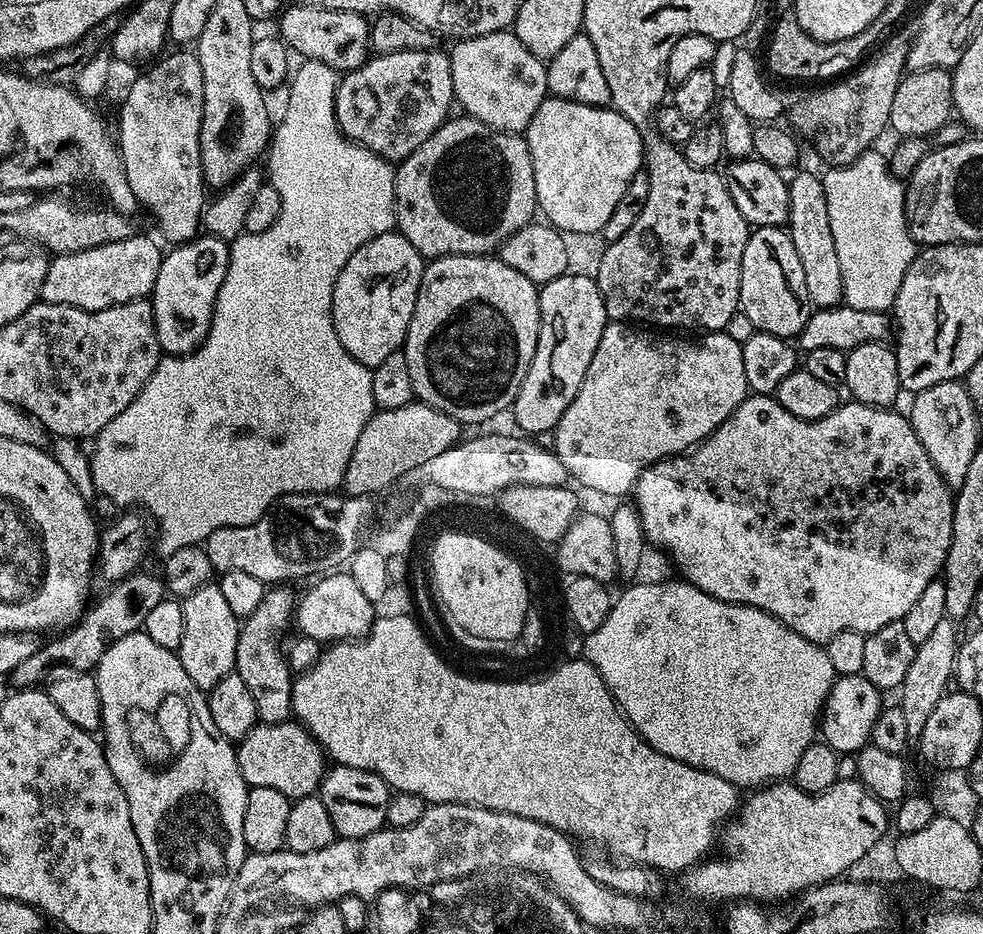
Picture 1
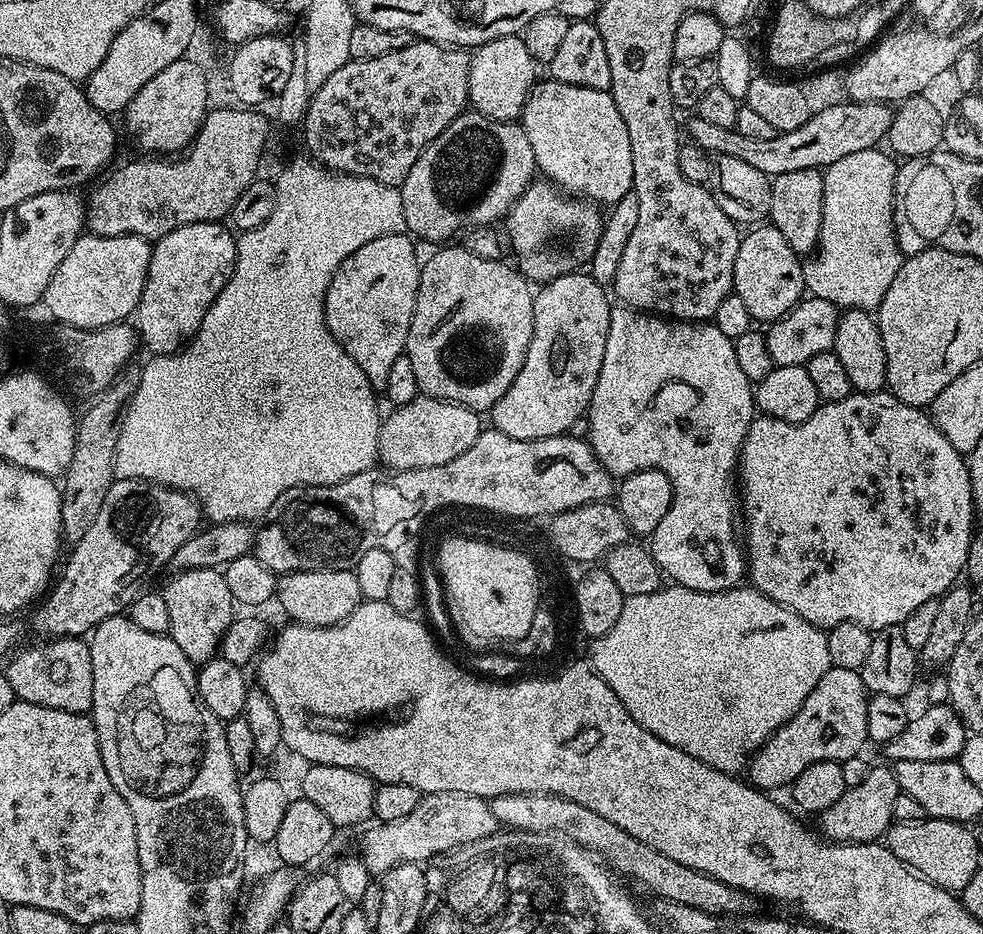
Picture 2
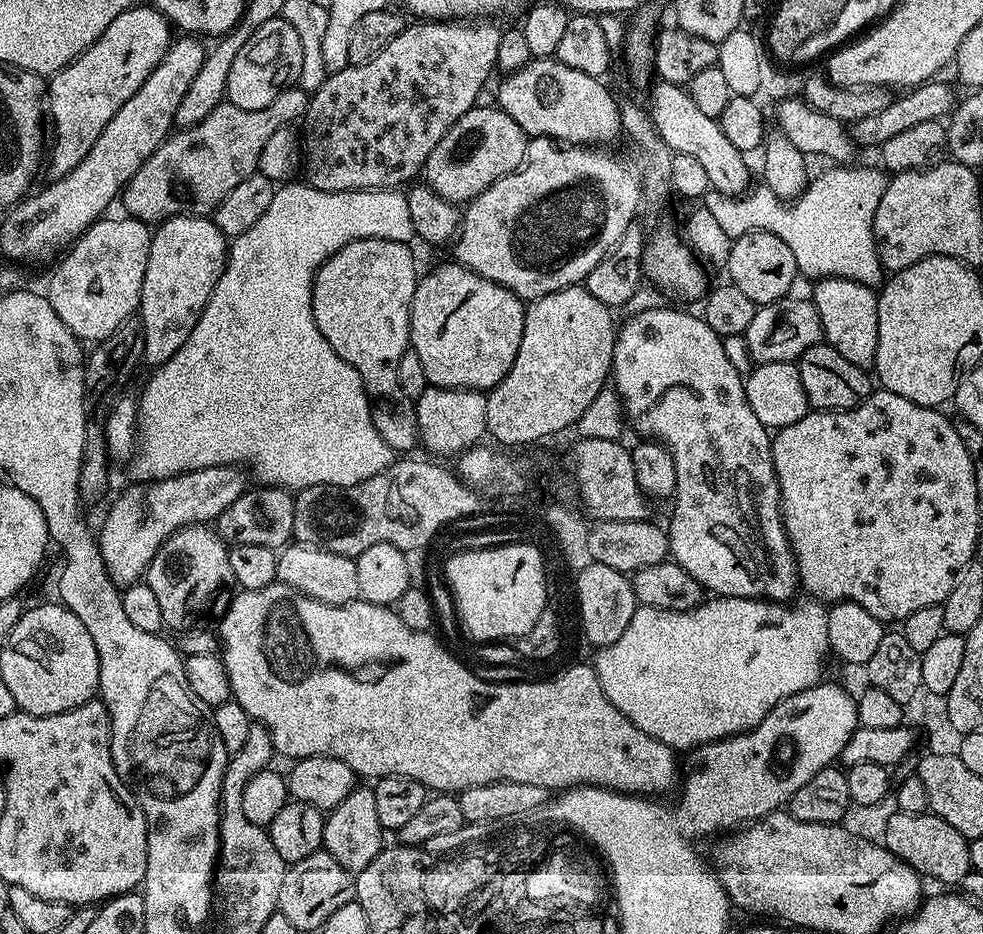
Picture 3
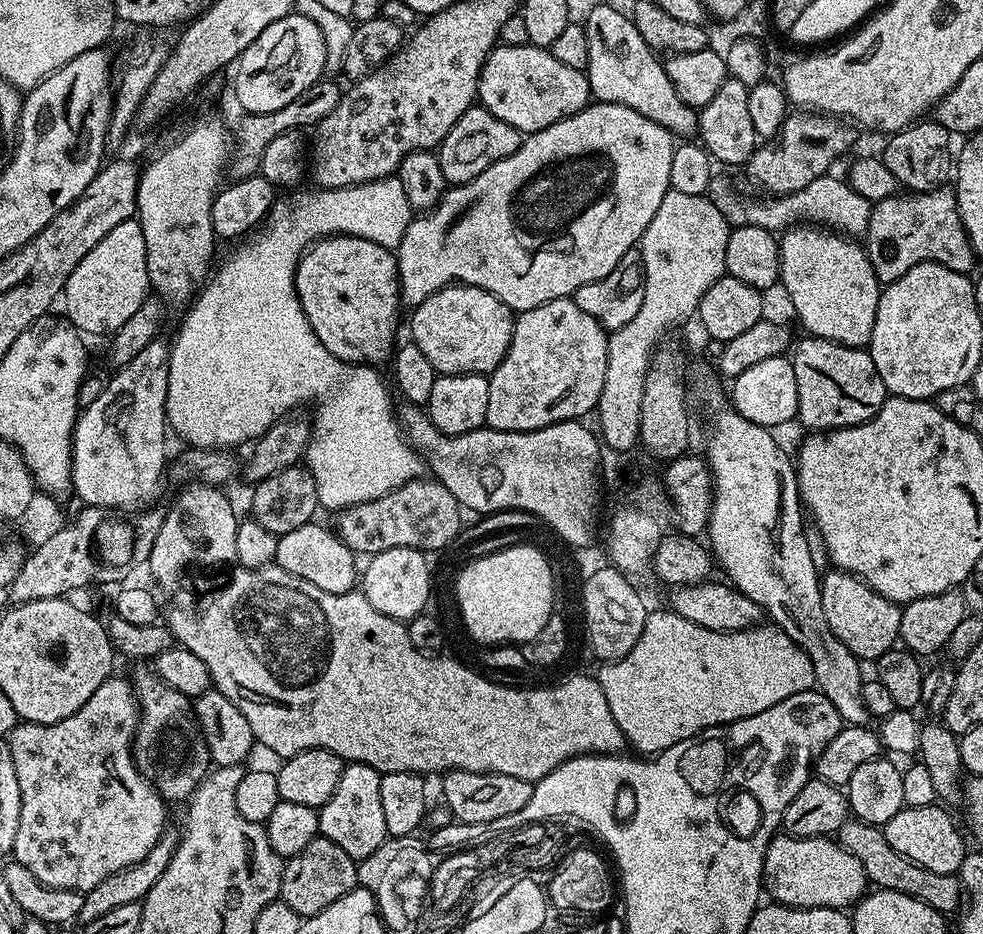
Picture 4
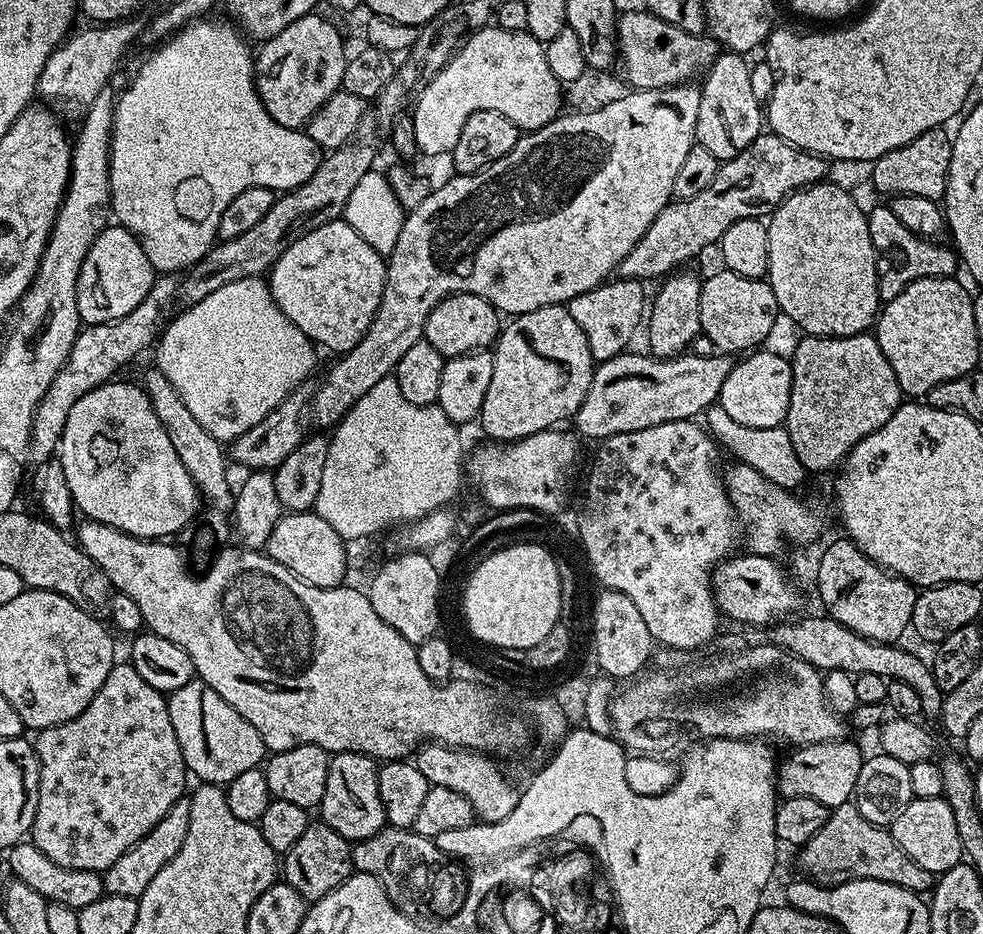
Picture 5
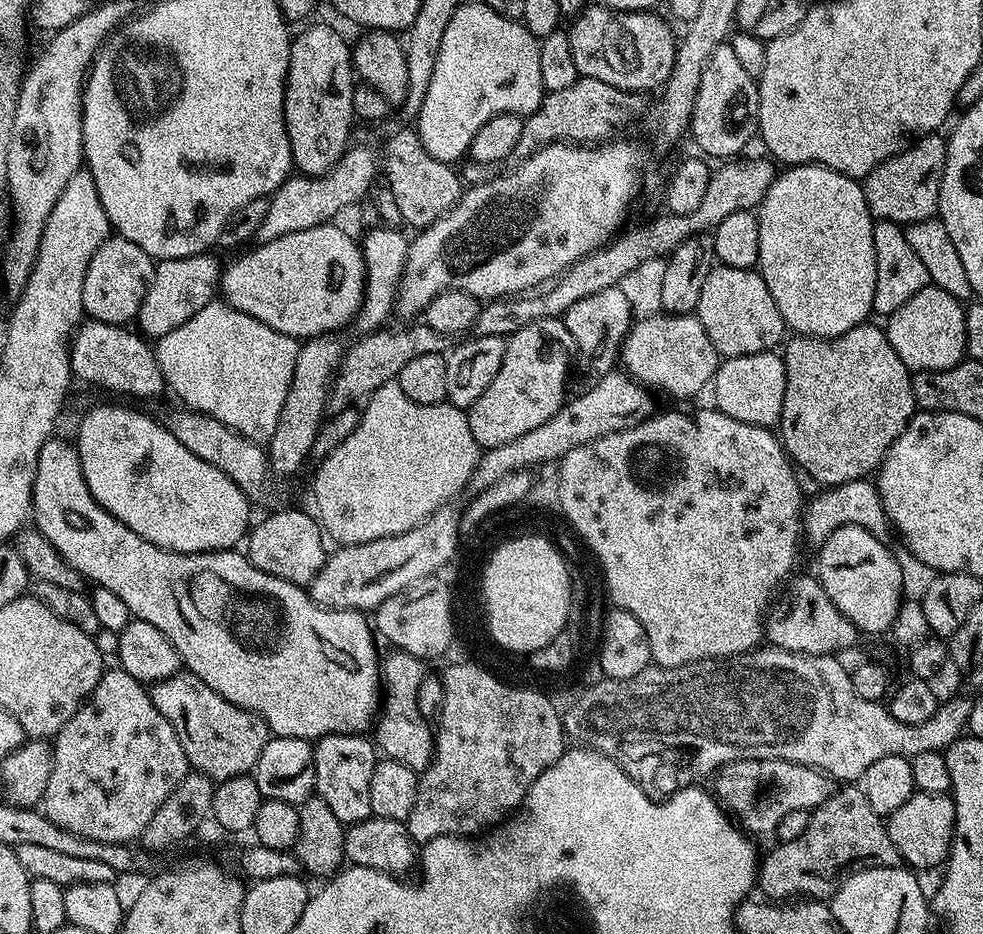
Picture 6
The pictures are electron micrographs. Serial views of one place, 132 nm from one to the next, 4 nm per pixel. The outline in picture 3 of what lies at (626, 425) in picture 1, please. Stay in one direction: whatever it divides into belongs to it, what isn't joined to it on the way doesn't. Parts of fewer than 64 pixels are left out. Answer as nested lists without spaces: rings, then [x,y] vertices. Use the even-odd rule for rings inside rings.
[[[659,306],[648,309],[636,315],[629,315],[625,324],[619,325],[614,346],[614,358],[610,373],[611,383],[614,385],[623,407],[623,415],[627,423],[644,438],[659,440],[669,450],[674,458],[676,471],[676,536],[674,532],[674,562],[690,574],[709,593],[721,596],[747,596],[749,598],[767,598],[772,602],[788,602],[791,596],[798,592],[798,577],[796,575],[796,558],[792,554],[792,546],[788,543],[788,535],[784,529],[784,518],[780,511],[780,487],[772,461],[772,436],[769,429],[762,422],[758,422],[754,410],[750,410],[750,402],[746,402],[744,389],[745,377],[726,358],[724,341],[718,333],[710,330],[703,315],[692,312],[679,312],[676,308]]]

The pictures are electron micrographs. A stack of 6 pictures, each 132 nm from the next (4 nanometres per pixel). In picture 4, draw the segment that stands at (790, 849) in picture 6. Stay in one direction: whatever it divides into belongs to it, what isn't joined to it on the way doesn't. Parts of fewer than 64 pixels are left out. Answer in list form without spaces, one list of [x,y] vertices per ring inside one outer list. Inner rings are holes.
[[[852,818],[844,824],[838,833],[838,843],[842,845],[858,862],[862,862],[864,873],[869,881],[877,889],[885,892],[901,892],[926,906],[930,906],[936,912],[949,914],[962,904],[962,889],[960,877],[956,874],[934,874],[934,870],[926,870],[910,858],[898,854],[890,842],[886,842],[883,831],[875,824],[865,824],[863,821]]]

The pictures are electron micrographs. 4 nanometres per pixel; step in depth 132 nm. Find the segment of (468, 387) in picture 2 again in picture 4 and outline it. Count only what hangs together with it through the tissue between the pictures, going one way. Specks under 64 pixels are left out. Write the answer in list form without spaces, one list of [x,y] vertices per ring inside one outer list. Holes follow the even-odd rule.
[[[449,284],[446,288],[440,288],[434,294],[430,294],[430,298],[426,298],[426,302],[422,302],[417,308],[411,309],[412,315],[412,336],[411,343],[418,346],[418,350],[422,350],[422,354],[426,354],[426,358],[430,358],[430,366],[434,366],[434,370],[441,376],[457,376],[458,374],[478,374],[479,376],[491,374],[492,371],[502,362],[502,358],[506,354],[506,350],[512,341],[512,326],[514,323],[514,313],[511,308],[498,299],[494,294],[490,294],[481,288],[475,288],[469,284]]]

